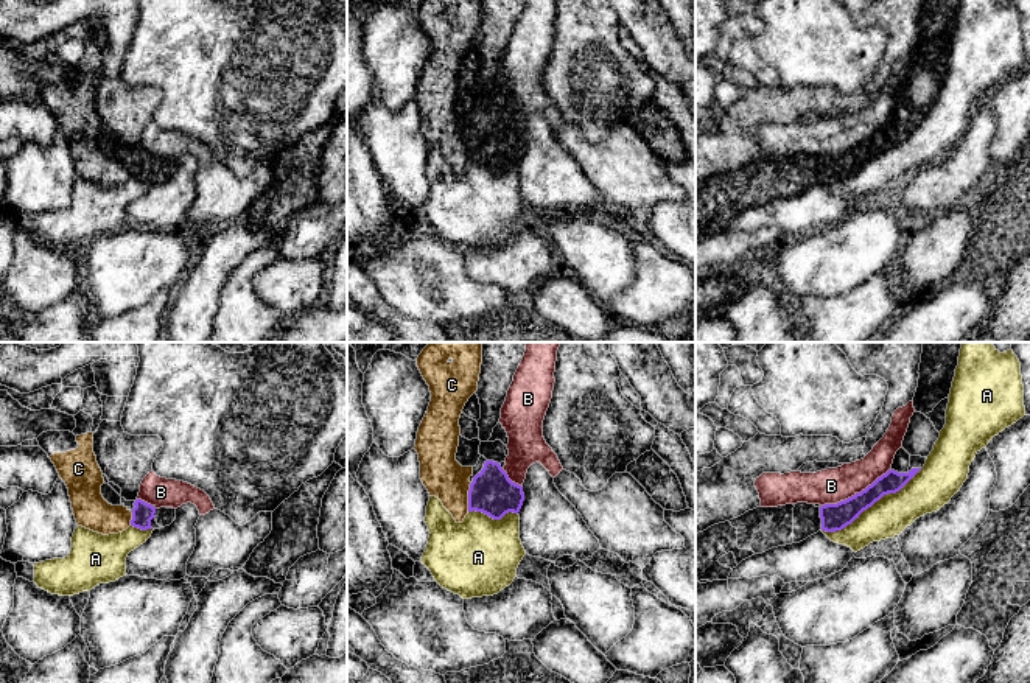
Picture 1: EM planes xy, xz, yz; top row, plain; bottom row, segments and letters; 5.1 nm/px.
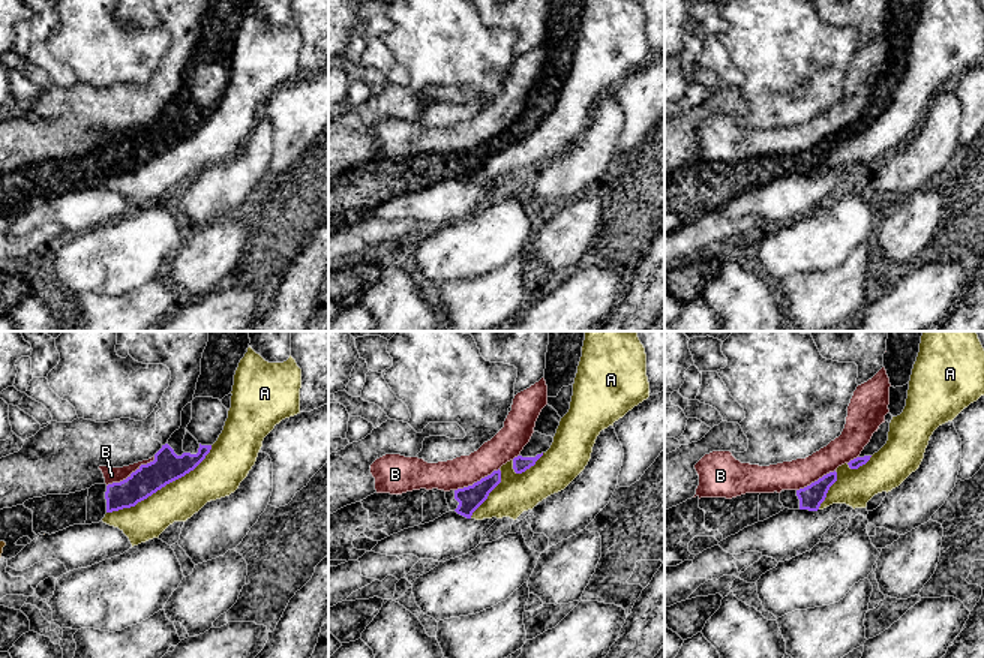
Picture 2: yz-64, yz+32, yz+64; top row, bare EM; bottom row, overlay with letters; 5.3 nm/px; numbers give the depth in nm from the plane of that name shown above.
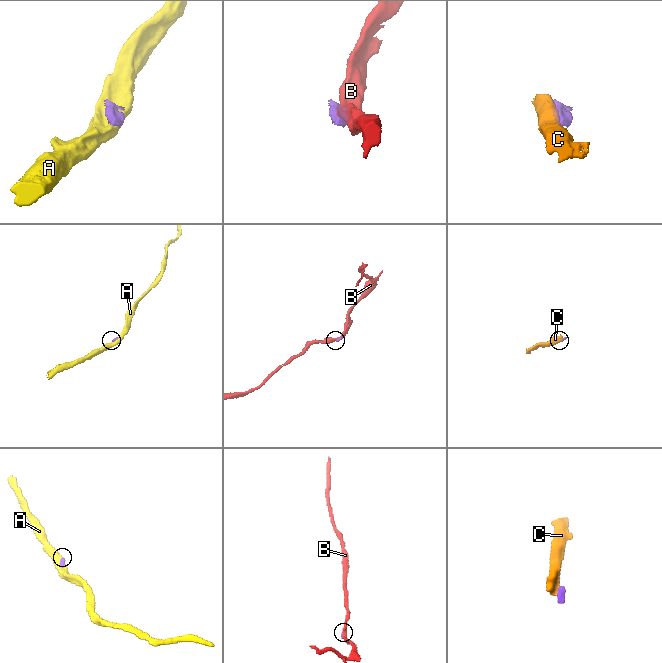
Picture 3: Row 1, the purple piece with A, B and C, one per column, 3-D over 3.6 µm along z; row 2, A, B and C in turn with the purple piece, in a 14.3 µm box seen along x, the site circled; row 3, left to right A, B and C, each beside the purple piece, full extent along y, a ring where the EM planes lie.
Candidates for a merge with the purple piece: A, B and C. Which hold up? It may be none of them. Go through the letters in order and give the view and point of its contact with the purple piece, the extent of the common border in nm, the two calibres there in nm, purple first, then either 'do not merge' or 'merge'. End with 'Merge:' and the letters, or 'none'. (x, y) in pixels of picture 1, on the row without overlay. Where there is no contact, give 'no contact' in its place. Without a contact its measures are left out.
A: meets purple in yz at (870, 157); contact 600 nm long; 140 nm thick on the purple side, 200 nm on the other; do not merge
B: meets purple in yz at (856, 145); contact 400 nm long; 140 nm thick on the purple side, 180 nm on the other; do not merge
C: meets purple in xz at (469, 148); contact 150 nm long; 220 nm thick on the purple side, 220 nm on the other; do not merge
Merge: none

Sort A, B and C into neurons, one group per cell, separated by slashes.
A / B / C

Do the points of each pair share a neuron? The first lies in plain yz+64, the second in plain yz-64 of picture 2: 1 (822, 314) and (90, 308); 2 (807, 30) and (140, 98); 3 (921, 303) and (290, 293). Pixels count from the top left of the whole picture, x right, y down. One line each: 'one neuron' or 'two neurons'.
1: one neuron
2: two neurons
3: two neurons

